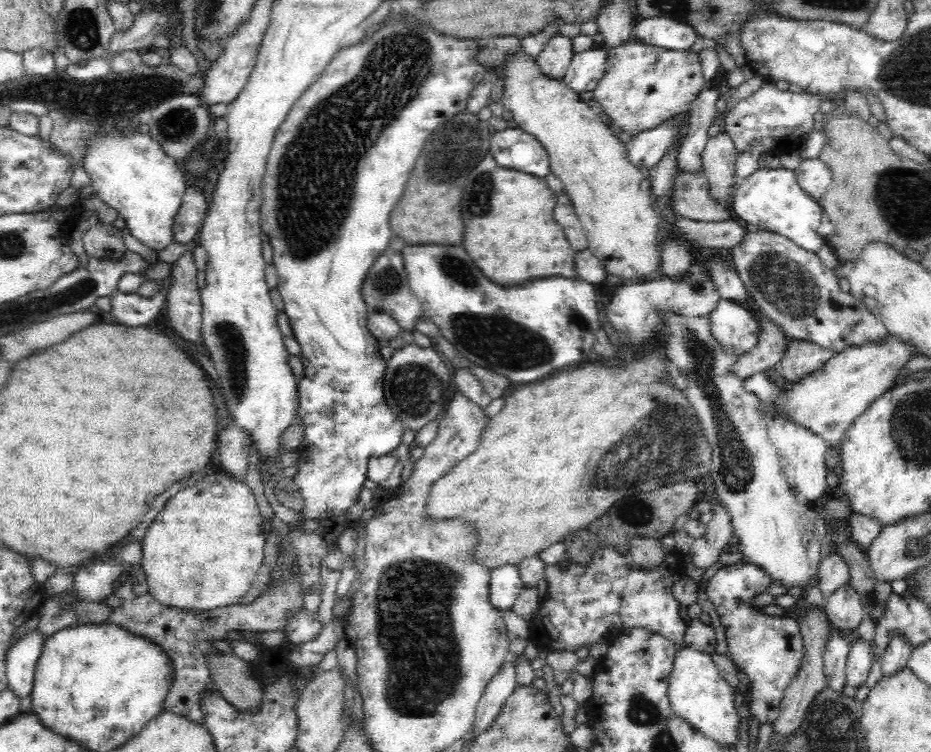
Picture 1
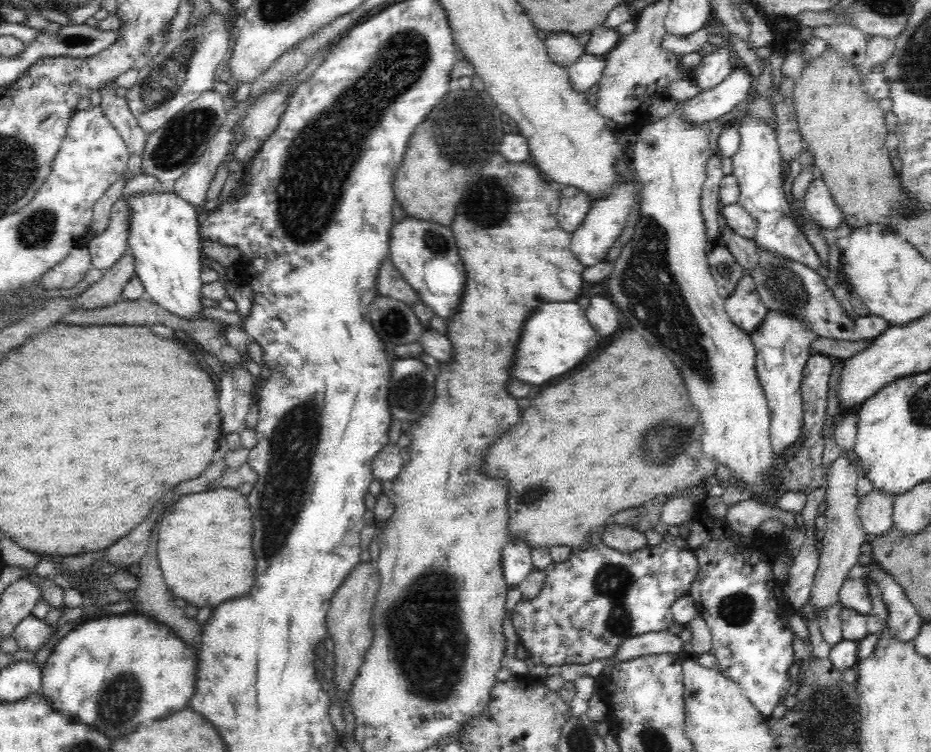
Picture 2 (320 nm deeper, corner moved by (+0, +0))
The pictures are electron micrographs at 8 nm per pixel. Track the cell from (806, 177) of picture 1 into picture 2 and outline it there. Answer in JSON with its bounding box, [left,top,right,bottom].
[802,178,843,230]

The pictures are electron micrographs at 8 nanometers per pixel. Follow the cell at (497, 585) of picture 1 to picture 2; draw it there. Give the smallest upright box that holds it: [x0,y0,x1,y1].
[501,539,533,587]

